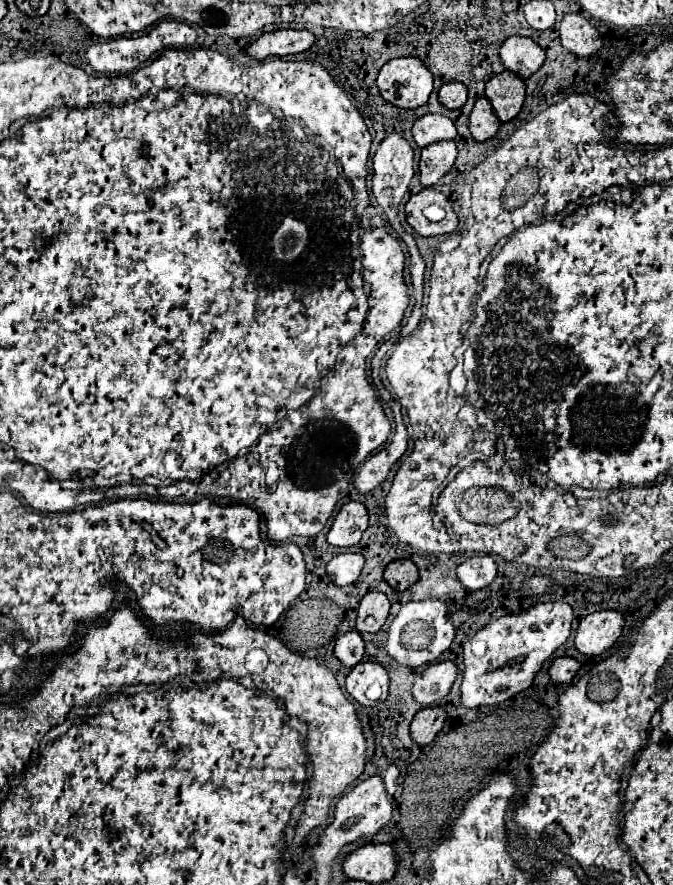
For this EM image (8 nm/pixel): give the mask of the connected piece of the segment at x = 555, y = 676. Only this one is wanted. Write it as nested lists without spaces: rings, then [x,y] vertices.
[[[569,656],[555,658],[549,666],[549,678],[557,684],[569,684],[575,678],[579,668],[581,668],[581,664],[575,658],[569,658]]]

